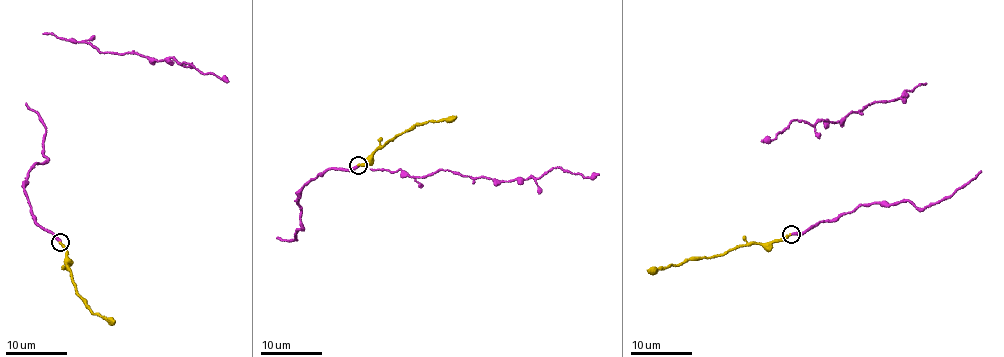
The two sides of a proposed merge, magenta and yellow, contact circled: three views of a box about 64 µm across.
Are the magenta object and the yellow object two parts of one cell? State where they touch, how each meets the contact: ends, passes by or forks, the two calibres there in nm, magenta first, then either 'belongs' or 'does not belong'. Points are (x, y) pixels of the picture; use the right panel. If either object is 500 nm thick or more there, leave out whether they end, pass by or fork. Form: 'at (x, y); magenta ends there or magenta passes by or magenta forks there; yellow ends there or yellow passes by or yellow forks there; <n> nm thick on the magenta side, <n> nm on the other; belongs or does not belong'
at (791, 234); magenta ends there; yellow ends there; 340 nm thick on the magenta side, 280 nm on the other; belongs

